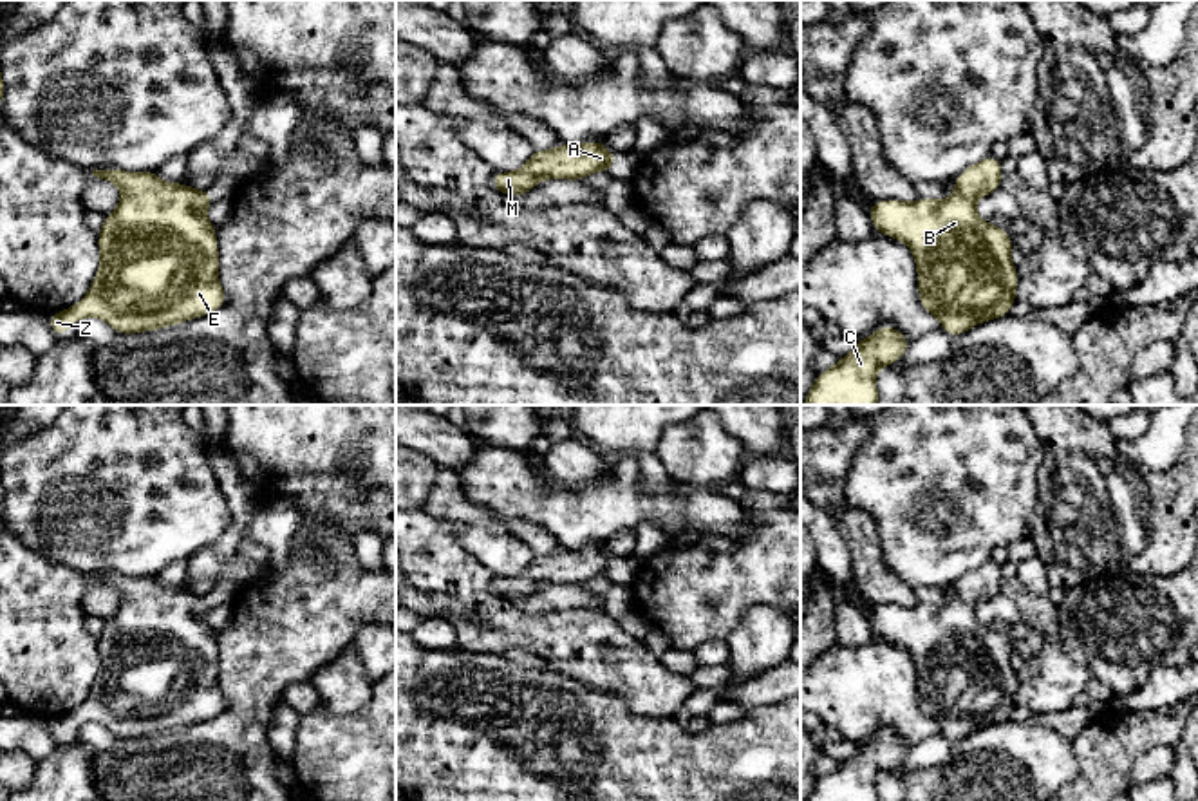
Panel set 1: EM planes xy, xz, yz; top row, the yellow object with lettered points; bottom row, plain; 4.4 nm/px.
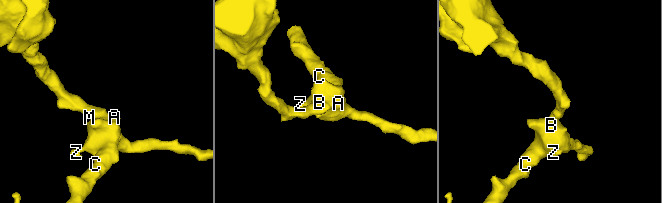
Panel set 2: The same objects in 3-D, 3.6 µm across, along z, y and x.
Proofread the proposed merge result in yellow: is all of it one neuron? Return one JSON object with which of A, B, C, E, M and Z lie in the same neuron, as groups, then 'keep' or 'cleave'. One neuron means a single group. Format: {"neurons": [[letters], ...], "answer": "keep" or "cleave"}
{"neurons": [["A", "B", "C", "E", "M", "Z"]], "answer": "keep"}

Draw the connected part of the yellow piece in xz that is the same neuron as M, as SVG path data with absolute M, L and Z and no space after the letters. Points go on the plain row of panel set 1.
M585 546L578 551L562 548L553 555L533 555L517 577L495 577L491 593L510 602L524 600L538 586L580 586L600 575L611 579L614 566L616 559L609 557L604 546Z

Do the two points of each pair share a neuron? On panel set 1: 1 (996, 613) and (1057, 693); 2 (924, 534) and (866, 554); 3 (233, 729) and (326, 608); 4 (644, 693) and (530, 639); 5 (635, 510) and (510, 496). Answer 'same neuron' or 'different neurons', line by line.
1: different neurons
2: different neurons
3: same neuron
4: same neuron
5: same neuron

